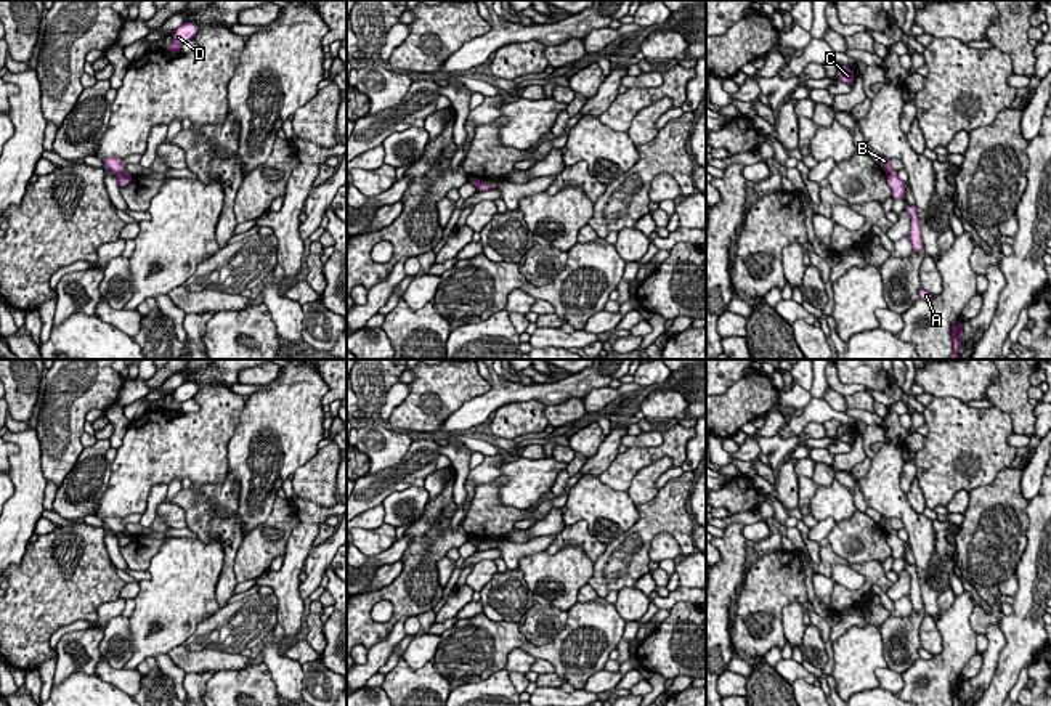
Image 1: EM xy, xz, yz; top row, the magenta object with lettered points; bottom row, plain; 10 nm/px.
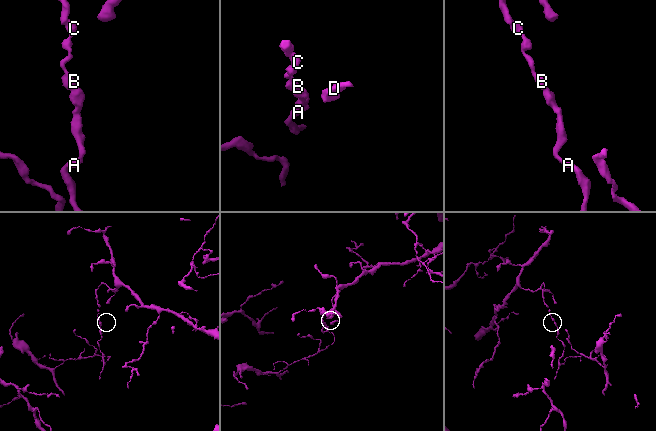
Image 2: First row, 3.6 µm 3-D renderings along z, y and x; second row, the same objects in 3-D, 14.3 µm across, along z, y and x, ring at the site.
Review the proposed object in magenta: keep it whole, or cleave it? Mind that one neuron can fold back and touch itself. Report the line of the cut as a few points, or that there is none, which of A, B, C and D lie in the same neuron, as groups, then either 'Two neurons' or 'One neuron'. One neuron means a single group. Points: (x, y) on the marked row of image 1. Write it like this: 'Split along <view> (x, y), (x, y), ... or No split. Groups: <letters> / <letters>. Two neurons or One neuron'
Split along xy (124, 169), (117, 175). Groups: A / B C D. Two neurons

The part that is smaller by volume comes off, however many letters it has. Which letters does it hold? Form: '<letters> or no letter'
A

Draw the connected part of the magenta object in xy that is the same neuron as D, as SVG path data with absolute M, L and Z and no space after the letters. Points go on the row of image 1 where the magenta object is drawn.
M185 22L172 34L173 43L165 50L168 50L172 55L180 53L180 45L191 40L197 32L199 29L194 22Z

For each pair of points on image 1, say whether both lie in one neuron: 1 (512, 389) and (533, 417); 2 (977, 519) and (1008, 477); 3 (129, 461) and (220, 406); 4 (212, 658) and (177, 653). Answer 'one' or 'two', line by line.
1: two
2: one
3: one
4: one

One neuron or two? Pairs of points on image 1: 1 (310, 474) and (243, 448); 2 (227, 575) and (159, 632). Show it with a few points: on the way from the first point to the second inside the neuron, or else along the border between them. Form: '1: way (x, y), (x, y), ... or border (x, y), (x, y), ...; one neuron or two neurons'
1: border (318, 448), (292, 474); two neurons
2: border (223, 547), (223, 567), (215, 588), (219, 607); two neurons

